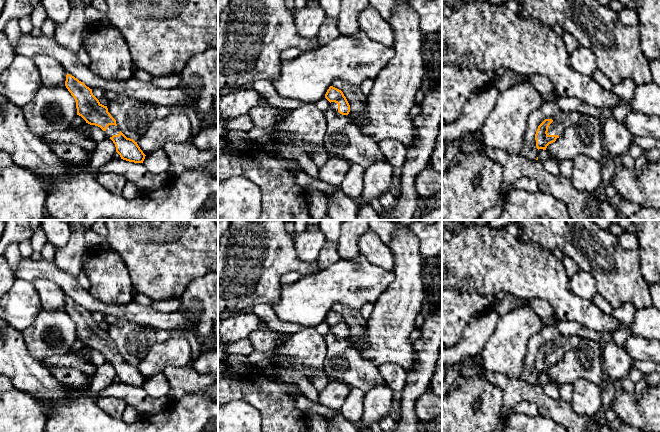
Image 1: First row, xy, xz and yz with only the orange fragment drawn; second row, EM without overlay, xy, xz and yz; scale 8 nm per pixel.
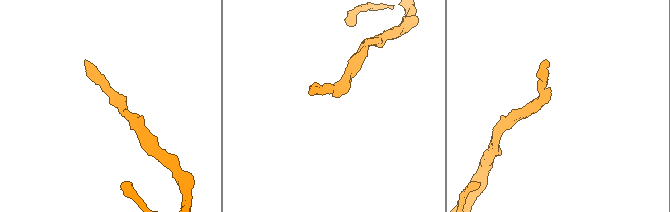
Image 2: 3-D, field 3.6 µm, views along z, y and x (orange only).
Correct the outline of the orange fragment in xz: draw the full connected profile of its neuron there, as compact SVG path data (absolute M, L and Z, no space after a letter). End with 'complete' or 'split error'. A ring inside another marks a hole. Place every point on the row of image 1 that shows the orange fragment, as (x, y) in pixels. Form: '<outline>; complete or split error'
M330 86L325 94L325 98L330 102L330 108L337 114L349 114L350 105L341 90Z; split error

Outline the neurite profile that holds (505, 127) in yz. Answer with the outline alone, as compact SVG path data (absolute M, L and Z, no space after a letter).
M529 81L501 91L494 107L478 129L483 142L489 147L520 154L529 117L542 103L543 96Z

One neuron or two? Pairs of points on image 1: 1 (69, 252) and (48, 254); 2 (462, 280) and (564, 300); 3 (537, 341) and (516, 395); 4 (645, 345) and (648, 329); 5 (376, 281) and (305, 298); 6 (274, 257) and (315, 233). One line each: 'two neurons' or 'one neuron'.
1: two neurons
2: one neuron
3: two neurons
4: two neurons
5: one neuron
6: two neurons

